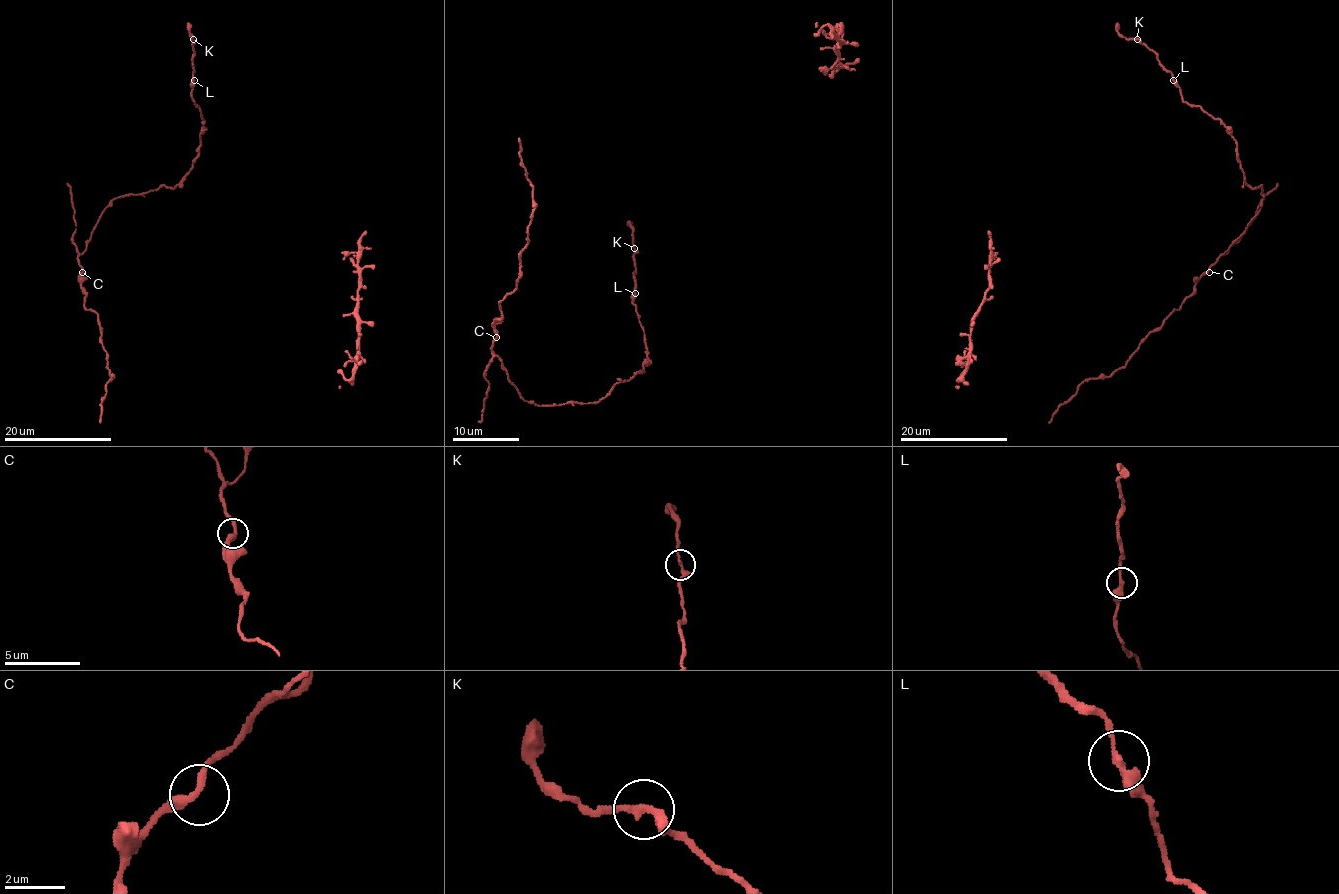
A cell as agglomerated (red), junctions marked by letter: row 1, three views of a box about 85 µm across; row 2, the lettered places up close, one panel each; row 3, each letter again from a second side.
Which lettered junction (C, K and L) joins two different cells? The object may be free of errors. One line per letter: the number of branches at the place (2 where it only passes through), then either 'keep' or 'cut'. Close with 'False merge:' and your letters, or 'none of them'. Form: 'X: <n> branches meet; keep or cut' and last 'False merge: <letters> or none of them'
C: 2 branches meet; keep
K: 2 branches meet; keep
L: 2 branches meet; keep
False merge: none of them

